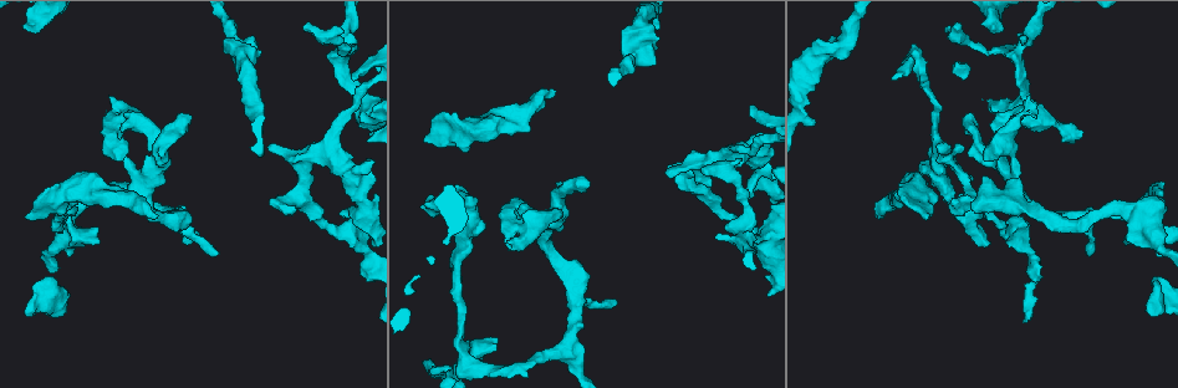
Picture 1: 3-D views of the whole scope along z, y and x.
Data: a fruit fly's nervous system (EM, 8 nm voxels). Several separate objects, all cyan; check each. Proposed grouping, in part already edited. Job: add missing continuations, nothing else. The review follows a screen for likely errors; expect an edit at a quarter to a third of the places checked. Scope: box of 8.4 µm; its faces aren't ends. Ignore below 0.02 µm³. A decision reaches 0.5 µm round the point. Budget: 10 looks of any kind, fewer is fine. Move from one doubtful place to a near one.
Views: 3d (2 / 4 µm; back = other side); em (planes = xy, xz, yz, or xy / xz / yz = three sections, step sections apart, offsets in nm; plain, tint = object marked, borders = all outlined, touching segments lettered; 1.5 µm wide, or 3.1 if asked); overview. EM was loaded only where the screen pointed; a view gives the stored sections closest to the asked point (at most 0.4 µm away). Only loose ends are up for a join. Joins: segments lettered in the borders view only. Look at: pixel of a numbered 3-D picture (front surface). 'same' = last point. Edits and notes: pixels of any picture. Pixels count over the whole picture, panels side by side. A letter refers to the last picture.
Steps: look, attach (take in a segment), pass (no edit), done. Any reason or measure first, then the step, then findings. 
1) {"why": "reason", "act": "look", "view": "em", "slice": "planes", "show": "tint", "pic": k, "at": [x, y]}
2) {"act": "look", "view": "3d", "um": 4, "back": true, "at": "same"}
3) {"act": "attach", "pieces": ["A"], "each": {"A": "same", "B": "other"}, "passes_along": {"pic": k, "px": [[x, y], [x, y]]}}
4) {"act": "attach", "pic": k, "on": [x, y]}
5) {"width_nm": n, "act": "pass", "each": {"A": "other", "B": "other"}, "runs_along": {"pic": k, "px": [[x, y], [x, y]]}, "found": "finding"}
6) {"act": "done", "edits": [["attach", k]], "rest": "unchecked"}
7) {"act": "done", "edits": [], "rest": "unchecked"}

{"why": "an open end", "act": "look", "view": "em", "slice": "planes", "show": "tint", "pic": 1, "at": [106, 112]}

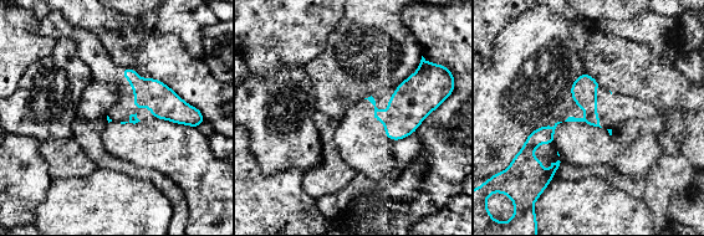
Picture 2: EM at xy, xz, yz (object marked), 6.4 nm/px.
{"act": "look", "view": "em", "slice": "planes", "show": "borders", "at": "same"}

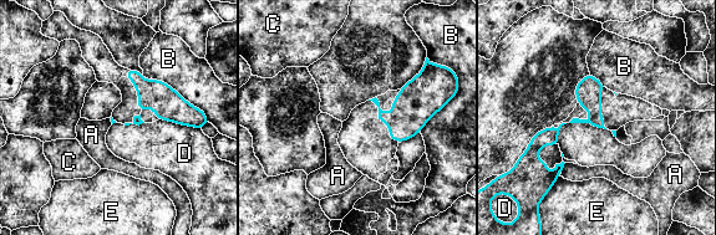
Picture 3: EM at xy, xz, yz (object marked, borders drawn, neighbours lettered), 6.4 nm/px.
{"longest_contact_nm": ["B", 380], "act": "pass", "each": {"A": "other", "B": "other", "C": "other", "D": "other", "E": "other"}, "found": "no lettered segment goes on from it"}

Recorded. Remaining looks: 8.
{"why": "an open end", "act": "look", "view": "3d", "um": 2, "pic": 1, "at": [191, 116]}

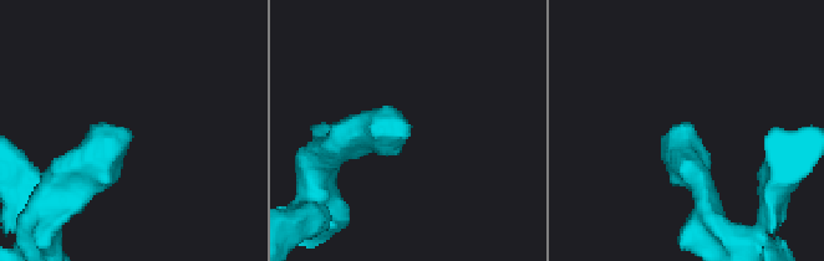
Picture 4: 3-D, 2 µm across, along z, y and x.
{"act": "look", "view": "em", "slice": "yz", "step": 8, "show": "borders", "pic": 4, "at": [688, 128]}

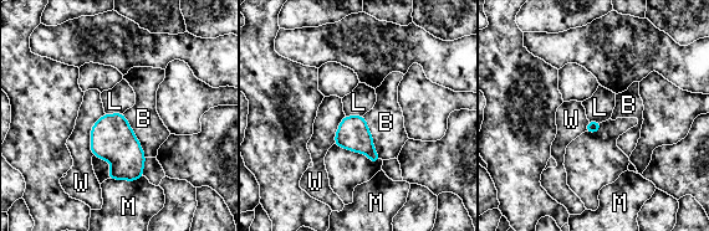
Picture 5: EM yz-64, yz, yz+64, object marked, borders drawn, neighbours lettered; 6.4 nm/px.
{"longest_contact_nm": ["B", 320], "act": "pass", "each": {"B": "other", "L": "other", "M": "other", "W": "other"}, "found": "no lettered segment goes on from it"}

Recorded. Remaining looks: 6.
{"why": "an open end", "act": "look", "view": "em", "slice": "xz", "step": 8, "show": "borders", "pic": 1, "at": [1029, 228]}

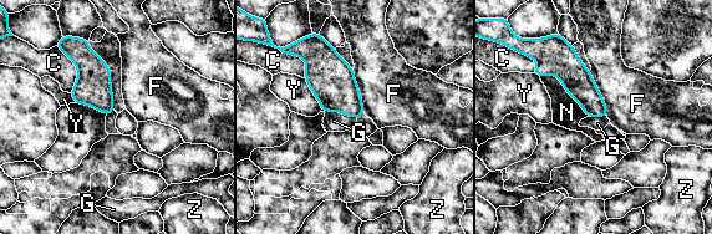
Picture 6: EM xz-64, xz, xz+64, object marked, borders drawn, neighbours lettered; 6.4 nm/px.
{"act": "look", "view": "em", "slice": "planes", "show": "borders", "at": "same"}

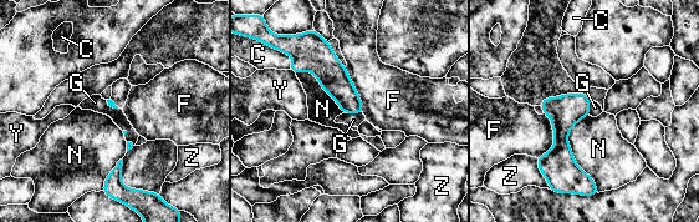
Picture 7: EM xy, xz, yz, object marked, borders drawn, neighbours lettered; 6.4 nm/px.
{"act": "pass", "each": {"C": "other", "F": "other", "G": "other", "N": "other", "Y": "other", "Z": "other"}, "border": {"pic": 7, "px": [[345, 112], [362, 114]]}, "found": "none of them fits"}

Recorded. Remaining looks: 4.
{"why": "branch stops here", "act": "look", "view": "em", "slice": "planes", "show": "borders", "pic": 1, "at": [719, 234]}

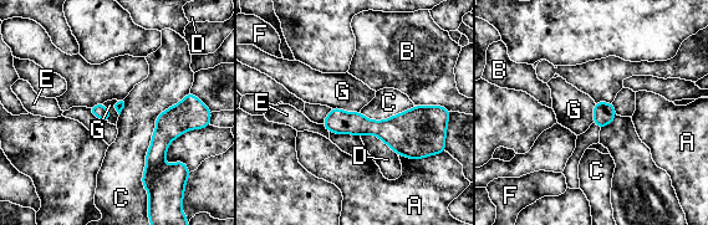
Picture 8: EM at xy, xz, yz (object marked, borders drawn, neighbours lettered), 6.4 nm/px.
{"act": "pass", "each": {"A": "other", "B": "other", "C": "other", "D": "other", "E": "other", "F": "other", "G": "other"}, "border": {"pic": 8, "px": [[331, 107], [349, 112], [360, 112]]}, "found": "no lettered segment goes on from it"}

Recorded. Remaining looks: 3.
{"act": "done", "edits": [], "rest": "unchecked"}

